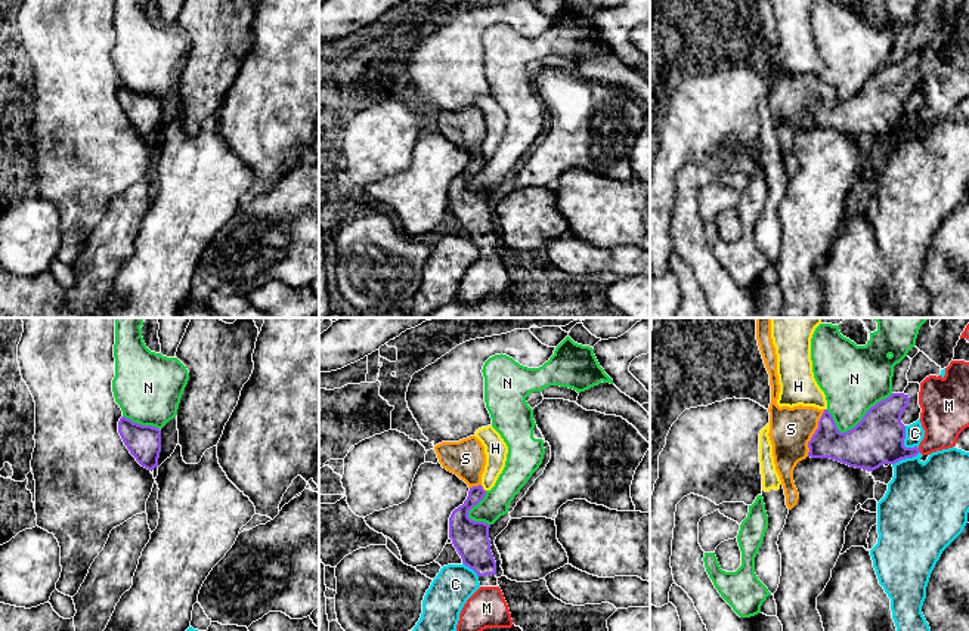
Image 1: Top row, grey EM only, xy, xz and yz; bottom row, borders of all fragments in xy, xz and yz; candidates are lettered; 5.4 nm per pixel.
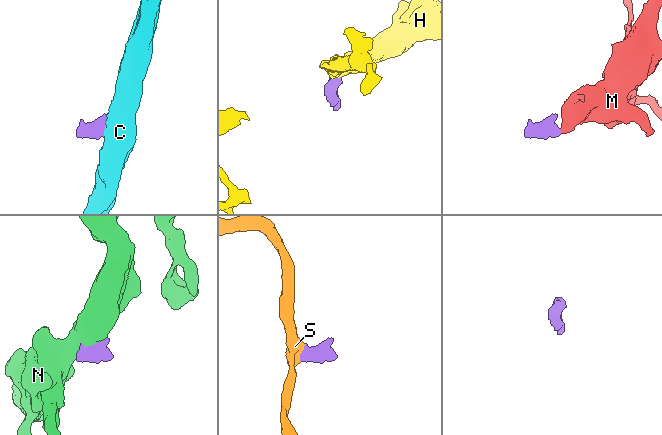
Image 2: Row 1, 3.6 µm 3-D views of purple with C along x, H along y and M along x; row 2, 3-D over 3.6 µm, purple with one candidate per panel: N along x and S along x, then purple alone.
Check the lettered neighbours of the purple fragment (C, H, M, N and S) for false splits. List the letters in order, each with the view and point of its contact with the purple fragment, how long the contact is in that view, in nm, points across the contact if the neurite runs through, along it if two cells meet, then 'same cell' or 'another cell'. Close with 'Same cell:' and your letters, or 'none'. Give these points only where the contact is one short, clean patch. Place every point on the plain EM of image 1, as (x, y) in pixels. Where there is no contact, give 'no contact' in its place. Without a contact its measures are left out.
C: yz (903, 111) | 150 nm | along yz (904, 95), (904, 114), (918, 117) | another cell
H: xz (482, 157) | 50 nm | along xz (480, 154), (485, 160) | another cell
M: yz (919, 118) | 30 nm | across yz (878, 108), (894, 120), (919, 118), (941, 98), (944, 84) | same cell
N: yz (857, 93) | 380 nm | along yz (892, 62), (878, 70), (844, 101), (826, 79) | another cell
S: yz (814, 102) | 280 nm | across yz (857, 117), (833, 114), (814, 102), (793, 101), (791, 98) | same cell
Same cell: M, S

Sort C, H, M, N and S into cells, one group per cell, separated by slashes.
C / H / M S / N

